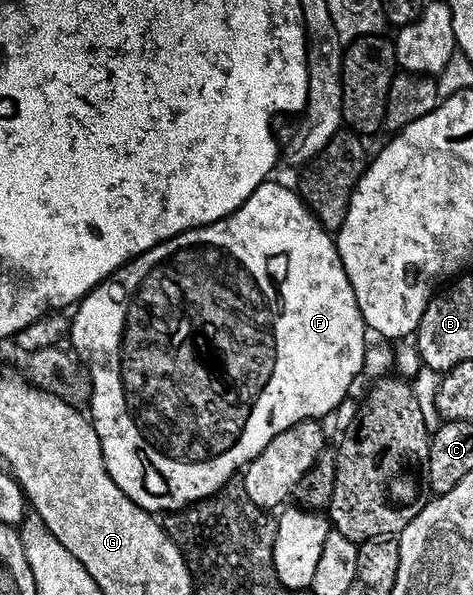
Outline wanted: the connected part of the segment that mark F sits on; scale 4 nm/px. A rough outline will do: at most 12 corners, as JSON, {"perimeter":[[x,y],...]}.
{"perimeter":[[293,186],[78,300],[151,513],[336,410],[368,328]]}

